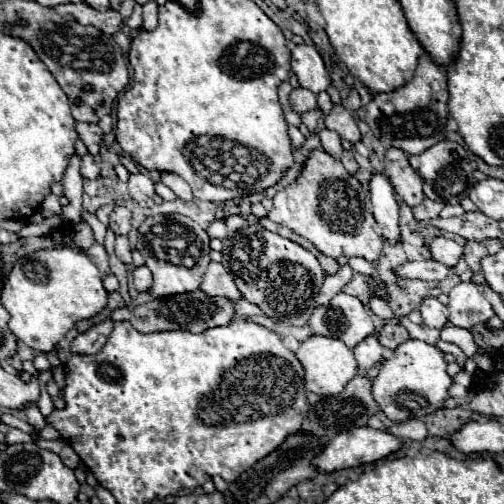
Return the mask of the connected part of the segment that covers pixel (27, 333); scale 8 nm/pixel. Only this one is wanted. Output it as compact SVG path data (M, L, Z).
M72 247L40 249L22 257L2 289L2 305L12 315L10 331L28 347L44 353L52 351L78 321L100 313L106 307L106 297L98 267L86 253Z

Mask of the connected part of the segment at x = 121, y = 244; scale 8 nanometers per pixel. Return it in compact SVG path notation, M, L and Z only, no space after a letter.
M116 237L116 257L122 263L132 263L132 253L130 253L130 243L128 237Z

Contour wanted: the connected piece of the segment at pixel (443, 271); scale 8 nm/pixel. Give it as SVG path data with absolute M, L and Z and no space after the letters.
M430 259L422 261L406 261L404 265L392 269L400 279L422 279L422 281L440 281L448 275L448 267Z

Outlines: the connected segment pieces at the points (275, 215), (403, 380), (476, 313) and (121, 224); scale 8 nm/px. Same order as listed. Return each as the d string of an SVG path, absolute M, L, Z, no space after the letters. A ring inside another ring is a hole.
M312 151L302 177L288 189L276 193L274 209L268 213L268 219L292 229L300 237L308 239L320 253L334 259L346 255L376 261L382 251L384 237L376 229L372 211L362 209L360 181L326 151Z
M408 339L406 343L390 351L390 357L374 379L372 395L384 415L396 423L436 413L446 403L448 389L452 387L452 377L446 373L446 367L448 363L444 359L444 353L436 345Z
M458 283L456 287L450 289L448 295L450 295L450 303L448 303L450 317L448 317L448 321L456 327L470 329L478 323L486 323L494 315L494 309L484 299L480 285Z
M114 207L114 211L110 213L110 229L116 235L126 235L130 231L130 221L132 213L126 207Z

